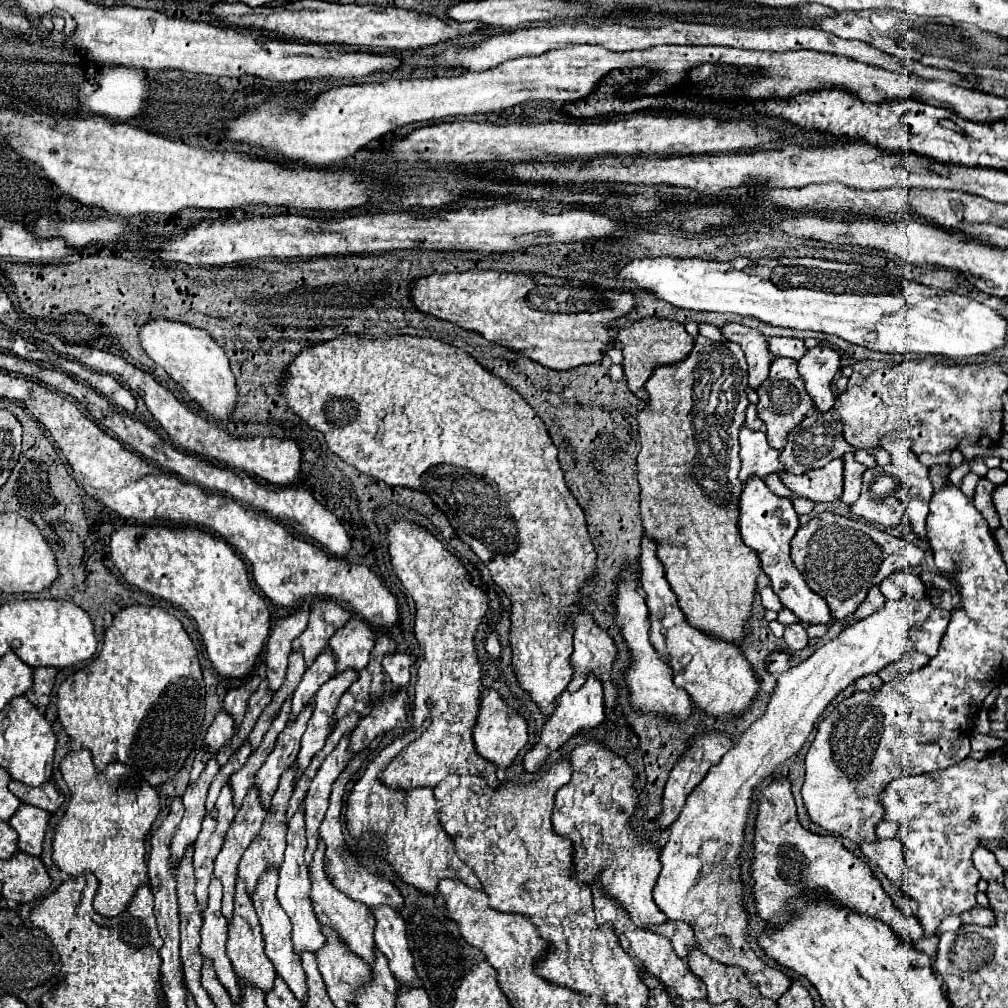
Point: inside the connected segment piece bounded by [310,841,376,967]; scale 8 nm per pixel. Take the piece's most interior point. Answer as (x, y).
(354, 924)

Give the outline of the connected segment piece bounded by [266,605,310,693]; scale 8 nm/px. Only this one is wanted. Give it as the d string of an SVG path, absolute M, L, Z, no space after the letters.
M302 605L296 615L280 619L268 639L268 653L266 653L266 667L268 667L268 687L276 693L286 677L286 663L288 655L292 653L292 641L302 635L308 625L310 607Z

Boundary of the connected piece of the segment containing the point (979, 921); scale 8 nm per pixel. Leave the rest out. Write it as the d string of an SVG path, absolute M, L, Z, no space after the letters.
M976 907L974 911L960 915L960 919L962 919L962 923L974 923L974 925L982 925L982 927L992 927L996 923L994 913L990 913L990 909L984 909L984 907Z

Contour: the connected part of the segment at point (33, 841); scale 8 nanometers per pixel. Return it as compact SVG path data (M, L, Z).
M24 803L18 809L18 813L8 821L18 833L18 849L30 855L40 855L48 821L50 821L50 813Z

